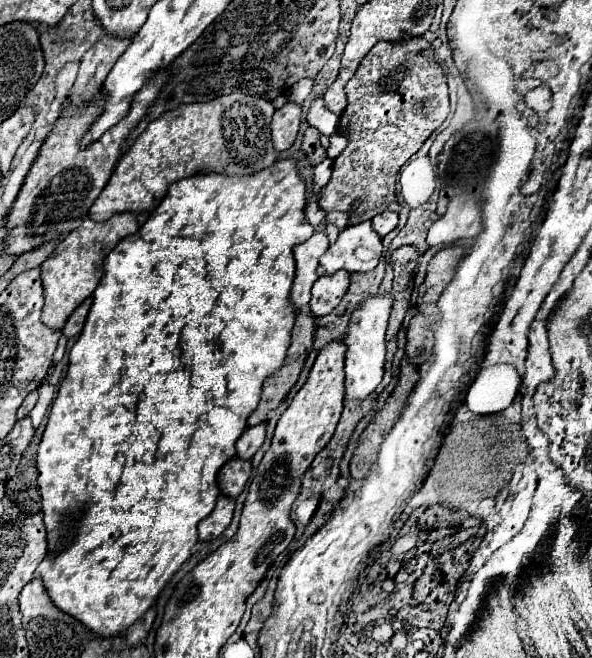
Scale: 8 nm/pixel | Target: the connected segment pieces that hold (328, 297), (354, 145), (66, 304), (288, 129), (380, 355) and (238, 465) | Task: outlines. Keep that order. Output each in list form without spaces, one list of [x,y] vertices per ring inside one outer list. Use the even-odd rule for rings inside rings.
[[[337,270],[335,274],[327,274],[321,276],[315,284],[313,284],[313,298],[309,302],[311,312],[315,312],[315,316],[325,316],[329,314],[345,296],[351,280],[349,280],[349,272],[347,270]]]
[[[415,36],[407,42],[375,44],[347,82],[345,94],[347,108],[339,118],[337,134],[345,136],[349,146],[333,160],[333,176],[321,192],[319,206],[325,212],[353,210],[349,218],[353,226],[379,212],[399,210],[395,198],[399,168],[449,116],[449,90],[431,44],[423,36]],[[355,200],[359,200],[357,208],[353,208]]]
[[[123,212],[107,222],[83,220],[83,224],[57,246],[57,250],[41,266],[41,278],[45,288],[45,306],[41,318],[47,328],[63,330],[67,316],[71,316],[71,312],[85,298],[89,298],[95,292],[97,284],[101,282],[103,258],[111,252],[111,248],[115,248],[115,244],[119,244],[119,240],[135,234],[137,230],[139,230],[137,216],[133,212]]]
[[[287,102],[281,110],[273,114],[271,120],[271,134],[273,134],[273,146],[277,152],[289,150],[297,138],[301,122],[301,106]]]
[[[369,296],[365,298],[349,318],[343,344],[347,346],[345,352],[345,390],[347,398],[363,400],[369,396],[383,378],[383,364],[385,364],[385,330],[387,320],[393,308],[393,296]]]
[[[231,458],[221,470],[219,470],[219,476],[217,476],[217,484],[221,488],[221,492],[225,496],[231,496],[231,498],[237,498],[247,480],[251,476],[251,462],[247,460],[239,460],[239,458]]]

